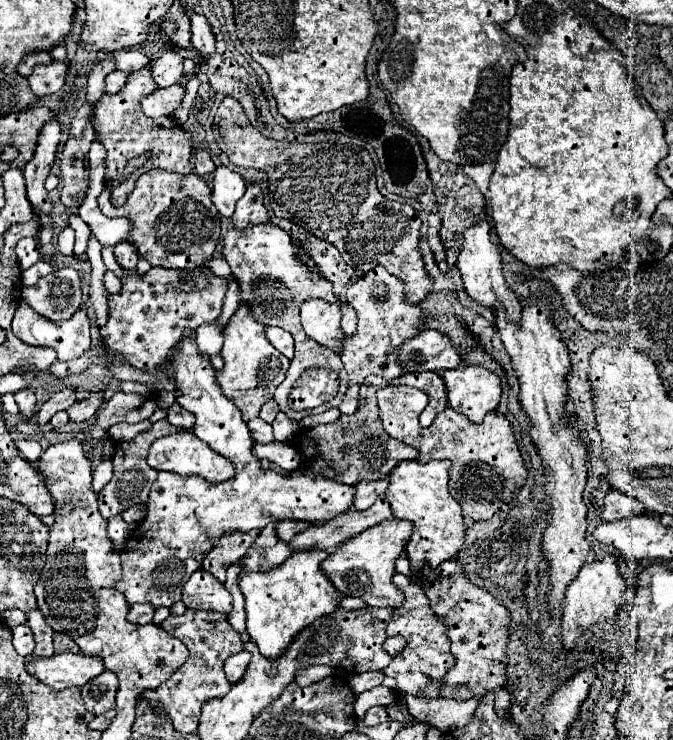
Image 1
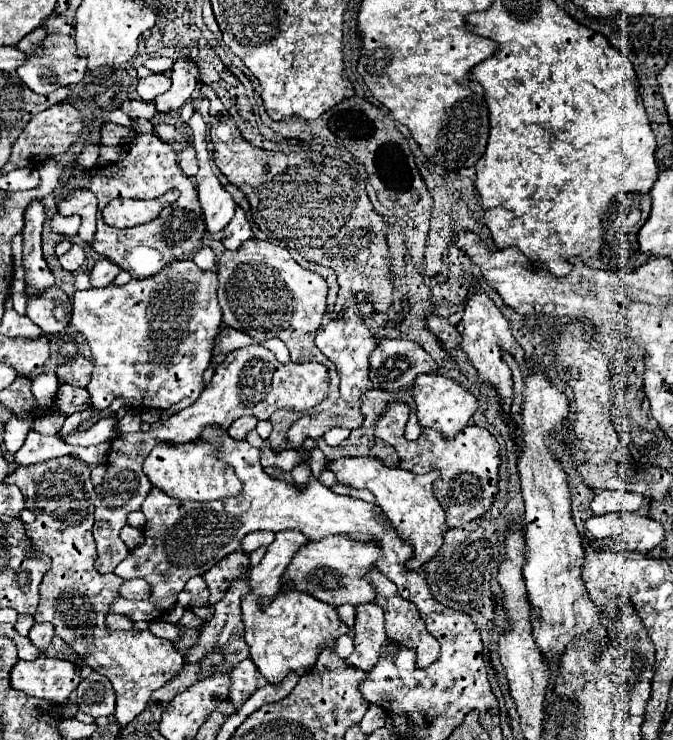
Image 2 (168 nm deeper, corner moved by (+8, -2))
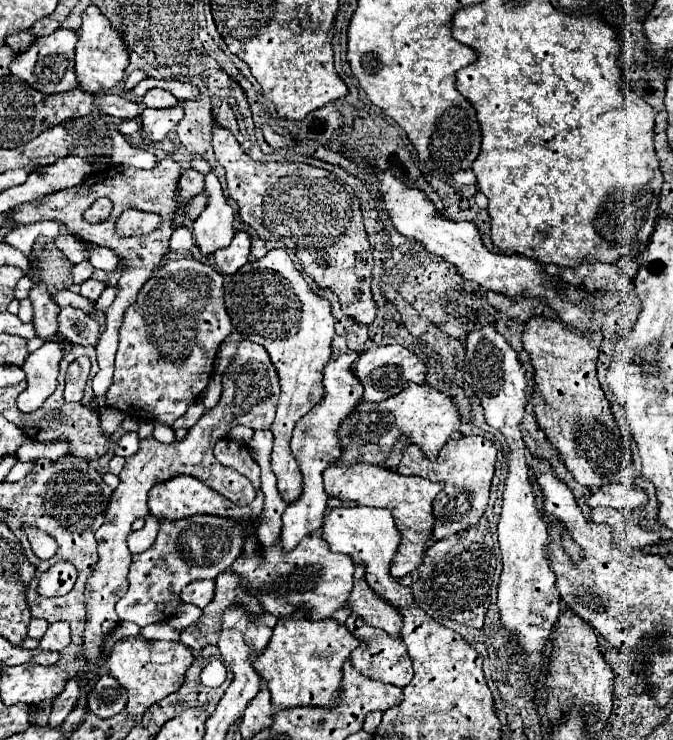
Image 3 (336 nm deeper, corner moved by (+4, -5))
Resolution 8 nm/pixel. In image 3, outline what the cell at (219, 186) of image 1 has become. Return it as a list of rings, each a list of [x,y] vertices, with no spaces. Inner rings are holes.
[[[214,173],[206,175],[204,191],[210,195],[210,201],[204,213],[194,221],[192,229],[194,229],[194,239],[200,253],[214,255],[218,249],[228,247],[234,237],[234,229],[232,229],[234,211],[226,203],[220,181]]]

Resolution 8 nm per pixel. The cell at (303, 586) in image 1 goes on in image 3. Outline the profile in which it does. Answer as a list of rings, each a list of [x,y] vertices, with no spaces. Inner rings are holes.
[[[298,611],[292,619],[278,619],[272,639],[264,653],[254,661],[254,669],[266,681],[272,693],[272,705],[280,709],[290,707],[336,707],[342,691],[342,665],[350,653],[360,647],[360,639],[354,637],[342,623],[334,619],[310,621],[304,619],[304,611]]]

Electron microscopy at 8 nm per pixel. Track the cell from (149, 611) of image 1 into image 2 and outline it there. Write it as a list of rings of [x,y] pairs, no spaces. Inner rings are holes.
[[[108,614],[106,624],[110,626],[110,630],[130,630],[130,628],[134,628],[134,622],[124,614]]]

